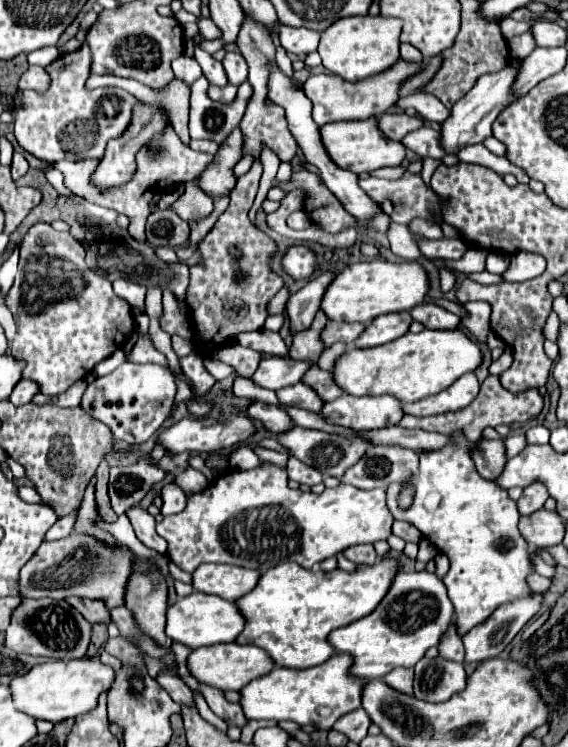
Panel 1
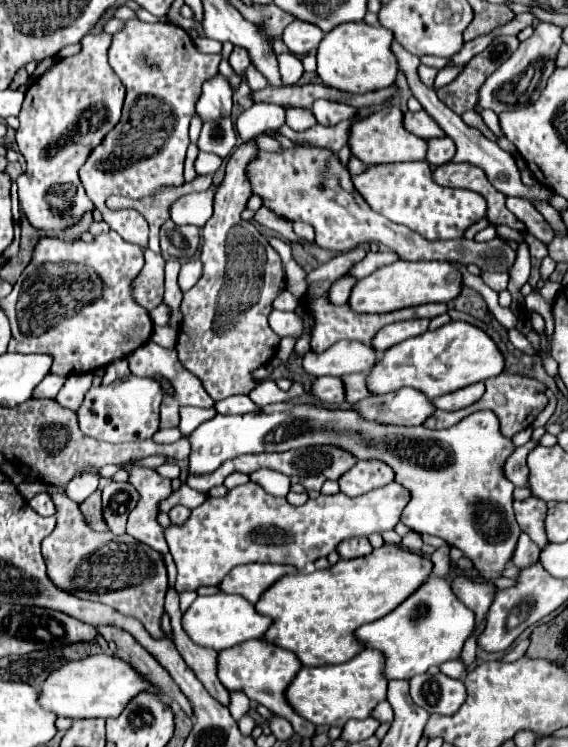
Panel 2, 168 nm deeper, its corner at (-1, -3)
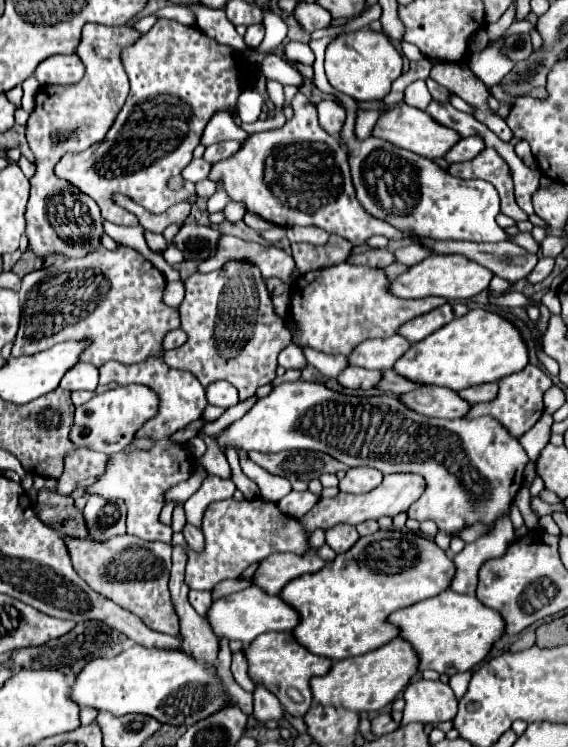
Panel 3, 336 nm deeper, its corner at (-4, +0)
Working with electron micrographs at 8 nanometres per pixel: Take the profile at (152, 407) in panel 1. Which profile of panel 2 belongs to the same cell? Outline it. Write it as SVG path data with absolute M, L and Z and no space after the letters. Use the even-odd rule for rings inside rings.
M127 376L115 380L109 386L91 386L85 394L81 408L77 410L79 426L91 438L103 442L135 442L147 440L159 430L159 406L163 400L163 388L153 378L141 376Z

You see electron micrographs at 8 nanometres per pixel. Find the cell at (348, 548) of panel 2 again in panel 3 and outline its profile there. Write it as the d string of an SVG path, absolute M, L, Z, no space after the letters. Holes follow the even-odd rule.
M346 523L334 525L332 529L326 531L326 543L328 543L336 553L348 551L348 547L352 547L352 543L356 543L358 537L360 537L360 535L358 535L356 527L346 525Z

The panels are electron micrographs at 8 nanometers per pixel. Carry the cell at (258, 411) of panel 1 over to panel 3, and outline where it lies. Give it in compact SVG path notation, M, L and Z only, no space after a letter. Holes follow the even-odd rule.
M214 381L206 387L206 401L210 405L218 405L218 407L232 407L238 403L238 391L234 385L226 383L226 381Z

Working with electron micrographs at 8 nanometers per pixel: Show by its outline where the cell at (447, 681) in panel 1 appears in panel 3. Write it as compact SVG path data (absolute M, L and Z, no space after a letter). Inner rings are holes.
M416 679L404 691L406 707L402 723L420 721L424 725L436 725L456 717L458 701L452 695L450 685L440 681Z

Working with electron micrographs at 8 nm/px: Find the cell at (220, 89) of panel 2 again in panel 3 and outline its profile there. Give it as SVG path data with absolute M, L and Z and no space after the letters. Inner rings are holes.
M218 111L204 129L202 145L208 147L212 143L220 143L220 141L228 141L228 139L236 139L242 143L246 137L248 137L248 133L242 131L230 115L224 115L224 111Z

